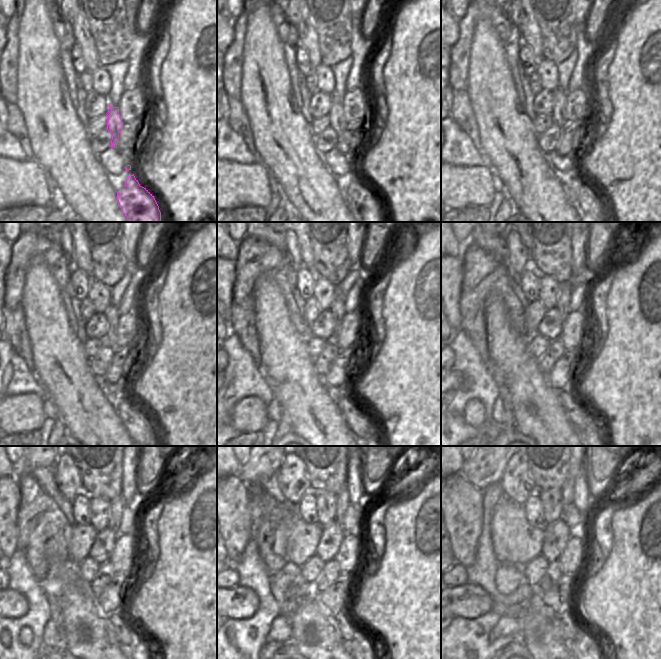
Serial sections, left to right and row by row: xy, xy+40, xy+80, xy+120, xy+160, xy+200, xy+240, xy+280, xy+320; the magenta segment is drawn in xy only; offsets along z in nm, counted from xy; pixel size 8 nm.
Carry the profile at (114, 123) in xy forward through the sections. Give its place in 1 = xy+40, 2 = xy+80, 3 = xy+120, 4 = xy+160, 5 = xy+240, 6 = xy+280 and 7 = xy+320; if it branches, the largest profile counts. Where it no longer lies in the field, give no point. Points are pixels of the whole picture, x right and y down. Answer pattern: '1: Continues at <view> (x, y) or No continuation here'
1: Continues at xy+40 (337, 122)
2: Continues at xy+80 (558, 114)
3: Continues at xy+120 (112, 313)
4: Continues at xy+160 (337, 308)
5: Continues at xy+240 (116, 515)
6: Continues at xy+280 (340, 511)
7: Continues at xy+320 (564, 509)

